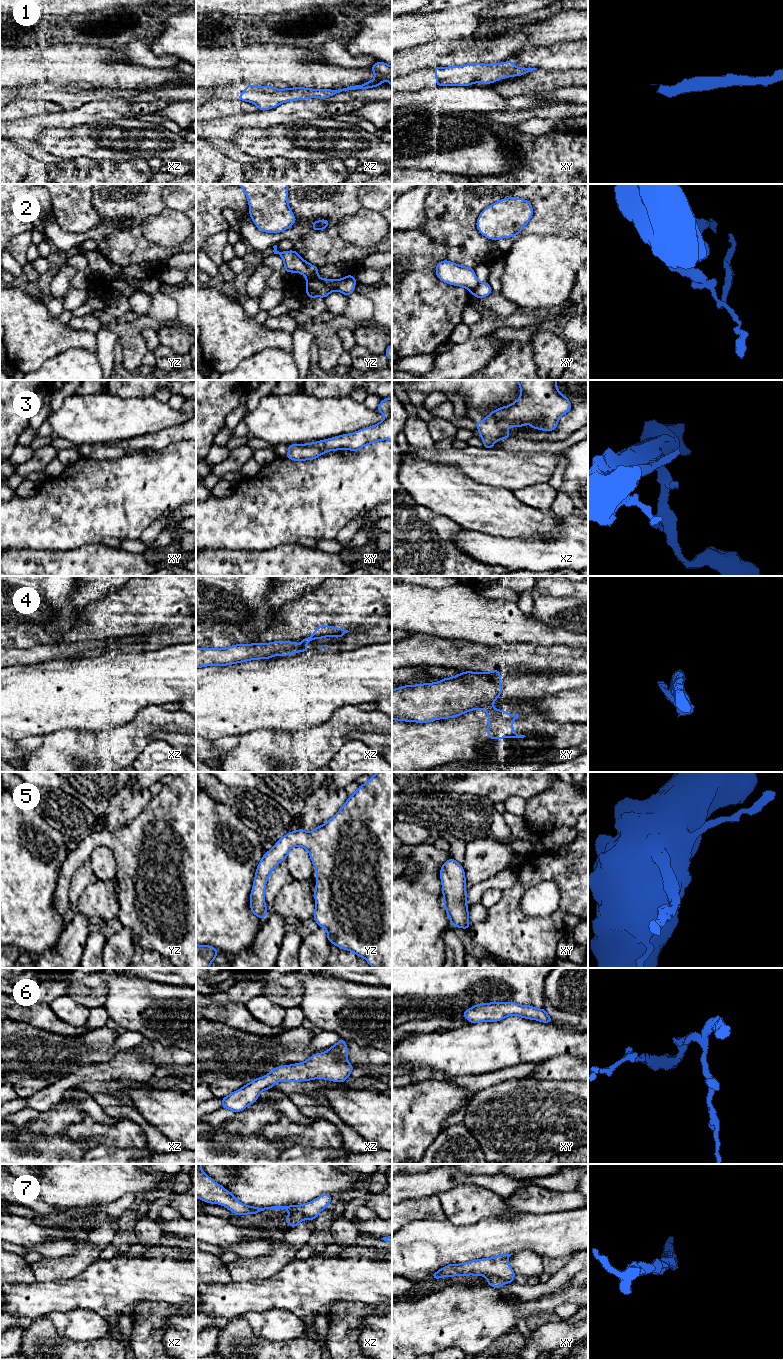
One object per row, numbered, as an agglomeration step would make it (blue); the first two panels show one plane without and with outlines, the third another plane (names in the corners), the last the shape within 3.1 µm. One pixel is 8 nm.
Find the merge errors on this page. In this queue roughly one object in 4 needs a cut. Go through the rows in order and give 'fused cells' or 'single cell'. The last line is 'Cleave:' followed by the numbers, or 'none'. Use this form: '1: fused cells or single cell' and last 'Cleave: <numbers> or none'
1: single cell
2: fused cells
3: single cell
4: fused cells
5: single cell
6: single cell
7: single cell
Cleave: 2, 4

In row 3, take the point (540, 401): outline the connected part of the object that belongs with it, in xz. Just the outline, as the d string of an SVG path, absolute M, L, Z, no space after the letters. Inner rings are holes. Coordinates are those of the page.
M516 380L521 389L520 397L509 406L503 406L492 411L482 421L476 422L484 448L494 448L496 441L511 438L507 430L513 427L523 427L530 424L531 429L553 431L559 418L571 410L571 402L557 389L557 380Z

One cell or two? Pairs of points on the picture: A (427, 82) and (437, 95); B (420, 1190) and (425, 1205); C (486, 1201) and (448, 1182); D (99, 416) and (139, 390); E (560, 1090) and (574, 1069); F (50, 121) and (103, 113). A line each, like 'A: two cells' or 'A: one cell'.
A: two cells
B: two cells
C: two cells
D: two cells
E: two cells
F: one cell

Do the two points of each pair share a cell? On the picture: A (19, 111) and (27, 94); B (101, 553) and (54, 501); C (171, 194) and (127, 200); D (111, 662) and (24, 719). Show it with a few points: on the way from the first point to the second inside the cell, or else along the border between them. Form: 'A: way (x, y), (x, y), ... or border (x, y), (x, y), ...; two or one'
A: border (18, 97), (40, 99); two
B: border (101, 541), (86, 543), (69, 551); two
C: way (160, 194), (138, 194); one
D: way (89, 684), (79, 694), (60, 694), (46, 697); one

